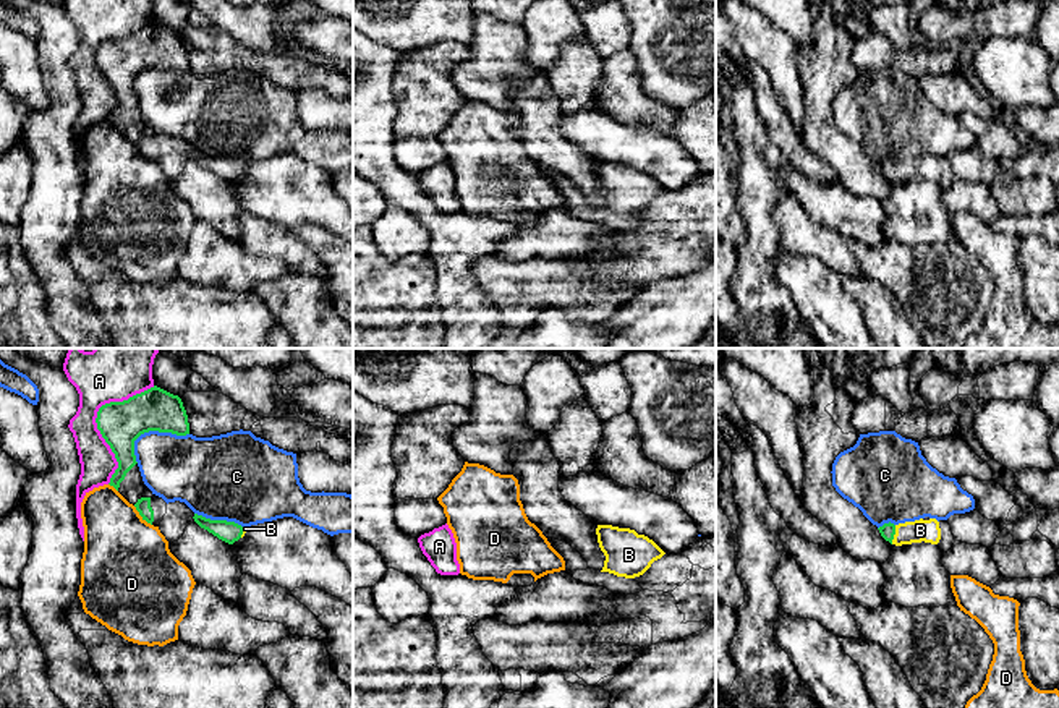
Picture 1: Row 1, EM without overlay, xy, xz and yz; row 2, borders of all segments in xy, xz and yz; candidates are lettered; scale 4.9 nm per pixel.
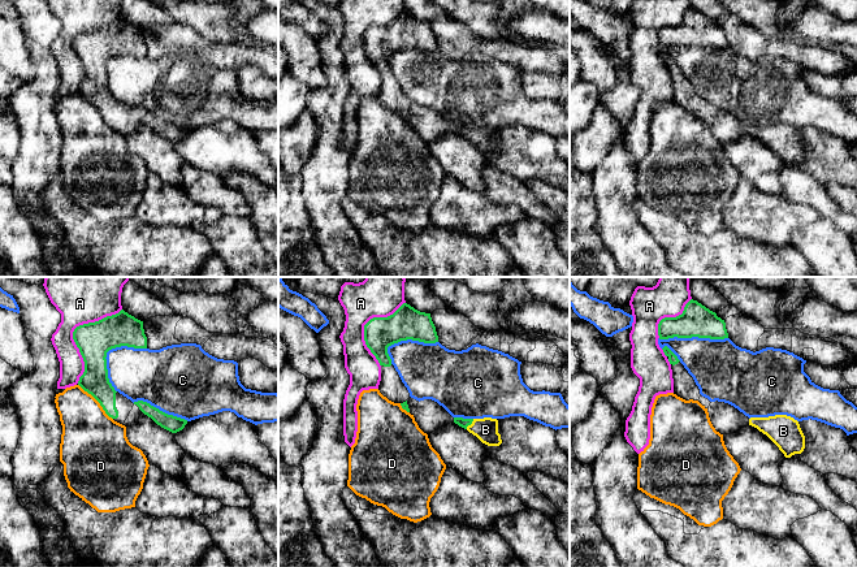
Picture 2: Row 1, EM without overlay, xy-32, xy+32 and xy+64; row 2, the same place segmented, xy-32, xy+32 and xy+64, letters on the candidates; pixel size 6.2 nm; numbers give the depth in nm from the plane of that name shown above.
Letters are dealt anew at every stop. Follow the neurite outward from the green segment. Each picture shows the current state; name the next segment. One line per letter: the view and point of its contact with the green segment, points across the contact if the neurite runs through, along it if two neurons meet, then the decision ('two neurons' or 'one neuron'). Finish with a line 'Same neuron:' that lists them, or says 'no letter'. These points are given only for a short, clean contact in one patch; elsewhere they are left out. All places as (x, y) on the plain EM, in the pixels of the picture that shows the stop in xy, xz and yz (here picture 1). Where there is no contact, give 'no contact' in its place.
A: contact xy (96, 55); two neurons
B: contact yz (894, 170); way yz (888, 167), (894, 170), (920, 167); one neuron
C: contact xy (151, 67); two neurons
D: contact xy (141, 153); two neurons
Same neuron: B

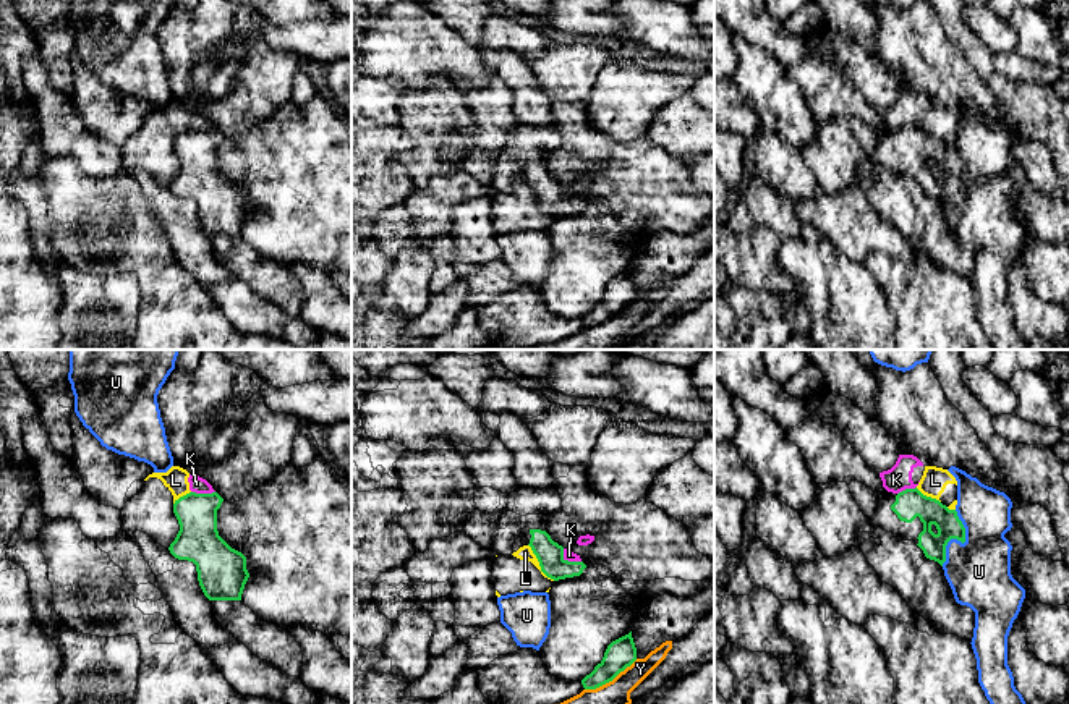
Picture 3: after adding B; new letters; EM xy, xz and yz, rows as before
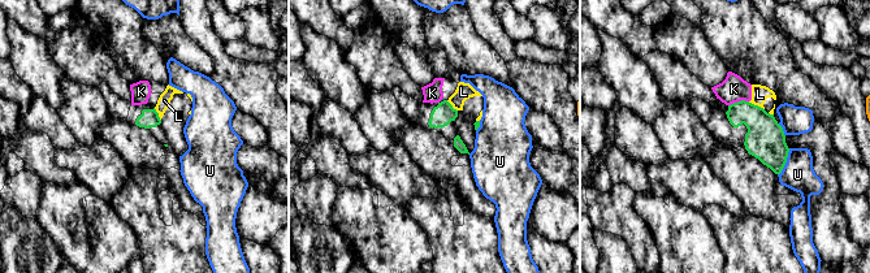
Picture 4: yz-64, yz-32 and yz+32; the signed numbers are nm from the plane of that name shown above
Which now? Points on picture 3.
K: contact xy (203, 131); border xy (191, 128), (214, 130); two neurons
L: contact xz (540, 201); border xz (528, 182), (540, 206), (554, 217); two neurons
U: contact yz (959, 177); border yz (956, 148), (964, 178), (948, 180), (941, 203); two neurons
Y: contact xz (611, 318); border xz (637, 296), (611, 318), (585, 327); two neurons
Same neuron: no letter

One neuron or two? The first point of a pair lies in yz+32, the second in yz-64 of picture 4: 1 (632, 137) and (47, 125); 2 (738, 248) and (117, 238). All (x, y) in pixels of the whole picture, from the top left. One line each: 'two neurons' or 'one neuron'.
1: one neuron
2: two neurons

